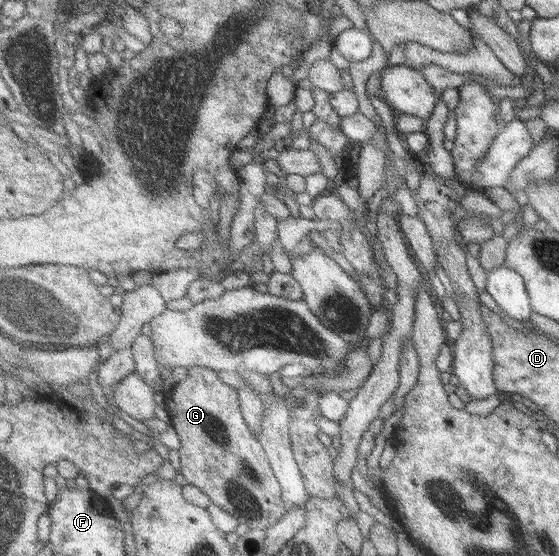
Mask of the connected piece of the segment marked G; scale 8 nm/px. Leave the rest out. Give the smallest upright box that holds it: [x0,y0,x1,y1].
[165,366,287,530]

